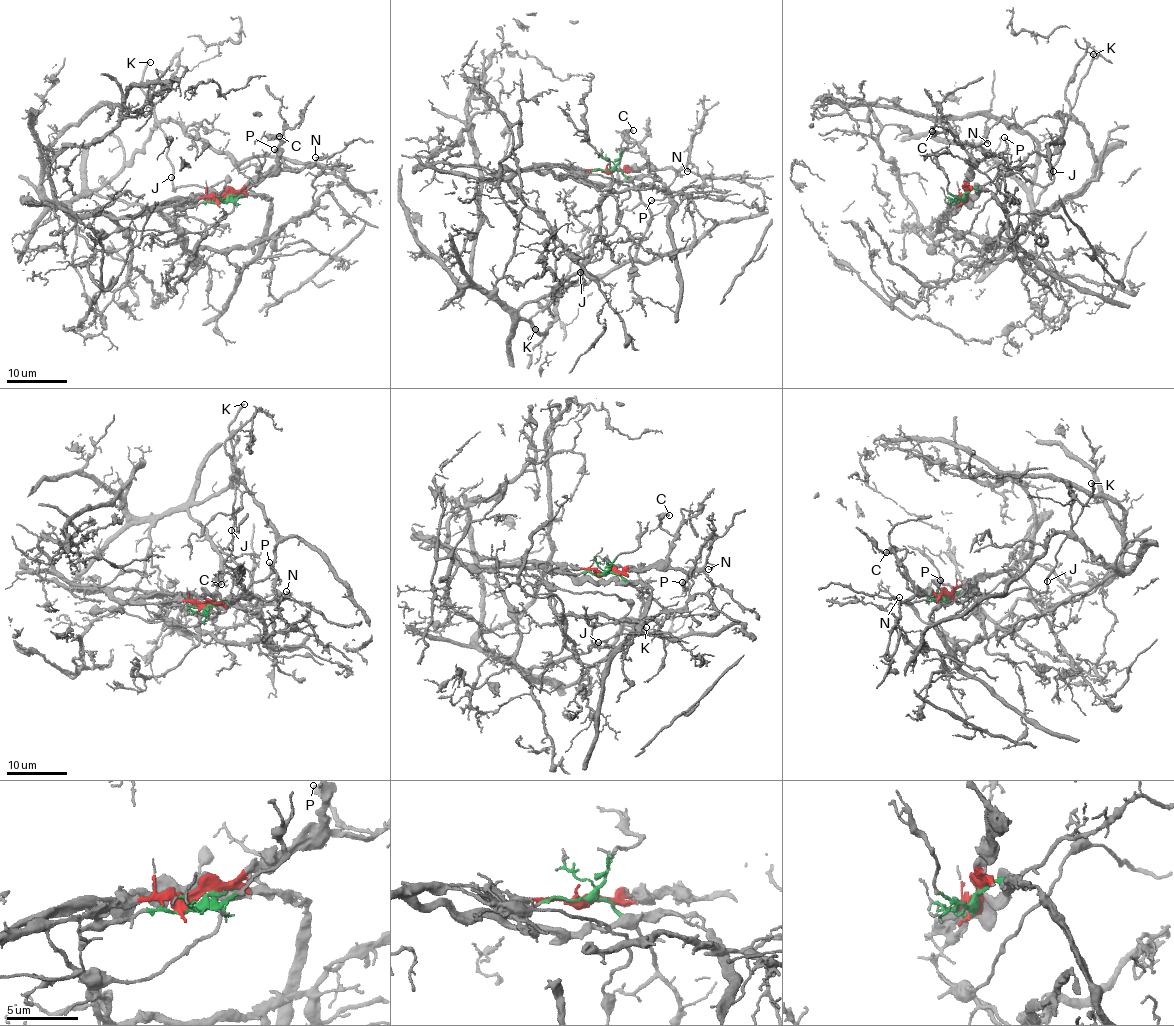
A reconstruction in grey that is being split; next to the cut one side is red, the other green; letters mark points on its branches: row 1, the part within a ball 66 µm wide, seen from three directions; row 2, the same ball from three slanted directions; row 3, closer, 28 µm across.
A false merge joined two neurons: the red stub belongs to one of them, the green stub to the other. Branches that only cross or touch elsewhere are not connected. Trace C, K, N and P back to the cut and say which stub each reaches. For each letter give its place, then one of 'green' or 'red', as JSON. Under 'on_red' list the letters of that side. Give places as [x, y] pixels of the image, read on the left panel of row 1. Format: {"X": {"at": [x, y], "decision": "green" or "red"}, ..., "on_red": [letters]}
{"C": {"at": [279, 136], "decision": "red"}, "K": {"at": [150, 62], "decision": "green"}, "N": {"at": [315, 157], "decision": "red"}, "P": {"at": [274, 149], "decision": "red"}, "on_red": ["C", "N", "P"]}

